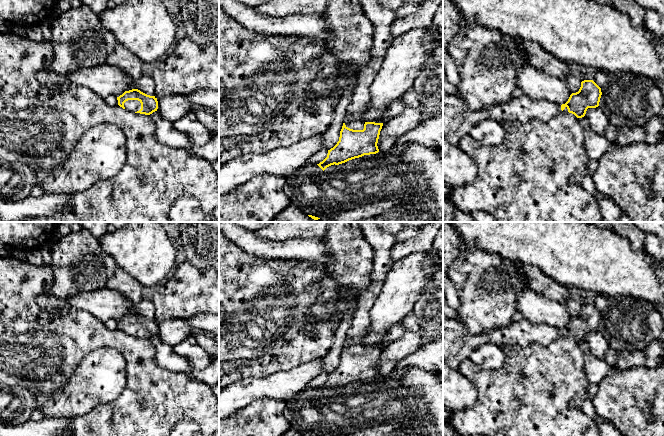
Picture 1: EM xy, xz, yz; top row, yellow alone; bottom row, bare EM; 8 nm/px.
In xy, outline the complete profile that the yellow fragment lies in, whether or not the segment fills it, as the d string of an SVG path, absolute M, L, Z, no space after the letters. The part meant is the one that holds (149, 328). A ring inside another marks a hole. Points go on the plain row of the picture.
M138 313L125 315L117 324L118 329L129 336L150 339L158 333L157 322Z

